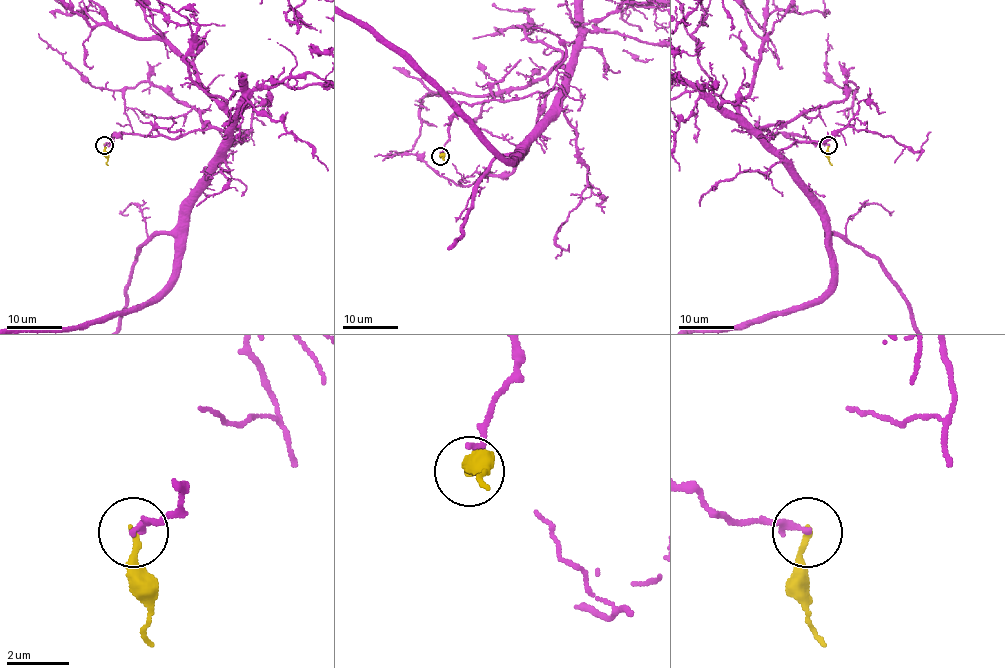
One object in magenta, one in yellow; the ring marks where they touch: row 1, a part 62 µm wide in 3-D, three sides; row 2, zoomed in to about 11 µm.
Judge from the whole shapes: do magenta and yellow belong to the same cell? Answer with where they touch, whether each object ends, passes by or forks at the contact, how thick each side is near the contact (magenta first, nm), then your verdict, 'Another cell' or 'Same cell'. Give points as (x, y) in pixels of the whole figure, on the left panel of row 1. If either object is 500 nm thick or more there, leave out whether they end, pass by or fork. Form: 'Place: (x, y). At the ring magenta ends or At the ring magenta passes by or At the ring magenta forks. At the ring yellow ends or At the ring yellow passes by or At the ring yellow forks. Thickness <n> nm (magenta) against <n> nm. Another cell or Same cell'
Place: (104, 145). At the ring magenta ends. At the ring yellow ends. Thickness 240 nm (magenta) against 200 nm. Another cell

